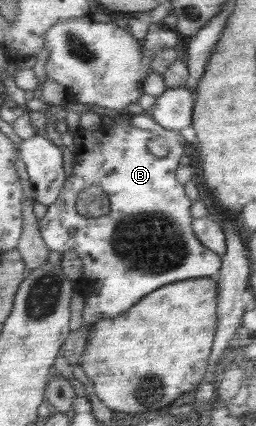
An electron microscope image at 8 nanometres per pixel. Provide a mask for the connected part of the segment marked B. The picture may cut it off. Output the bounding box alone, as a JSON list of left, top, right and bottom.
[38,118,222,327]

